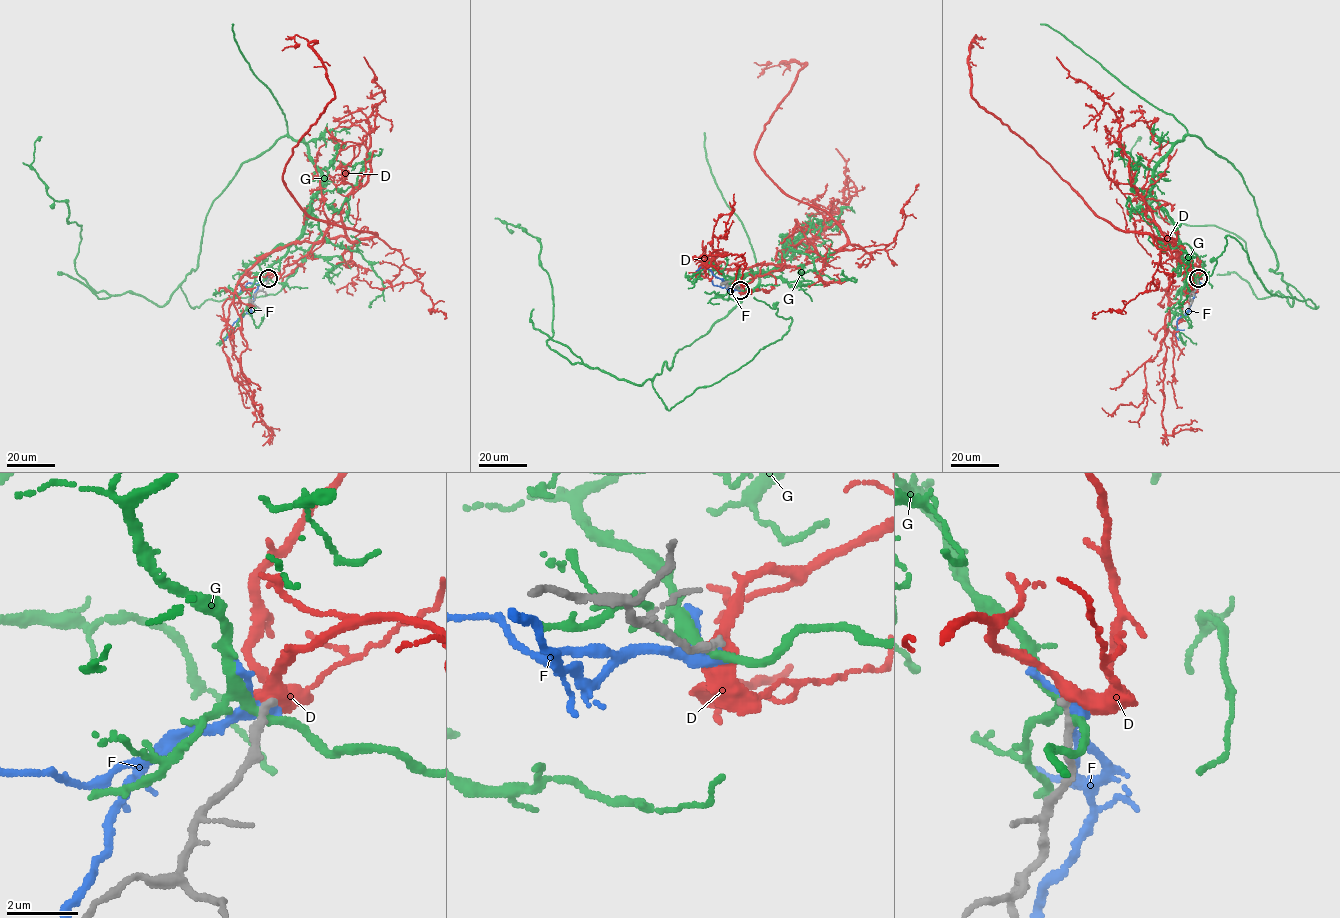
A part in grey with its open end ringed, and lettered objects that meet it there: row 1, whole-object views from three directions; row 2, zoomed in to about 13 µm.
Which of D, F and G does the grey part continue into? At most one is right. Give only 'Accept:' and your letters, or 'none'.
Accept: D

